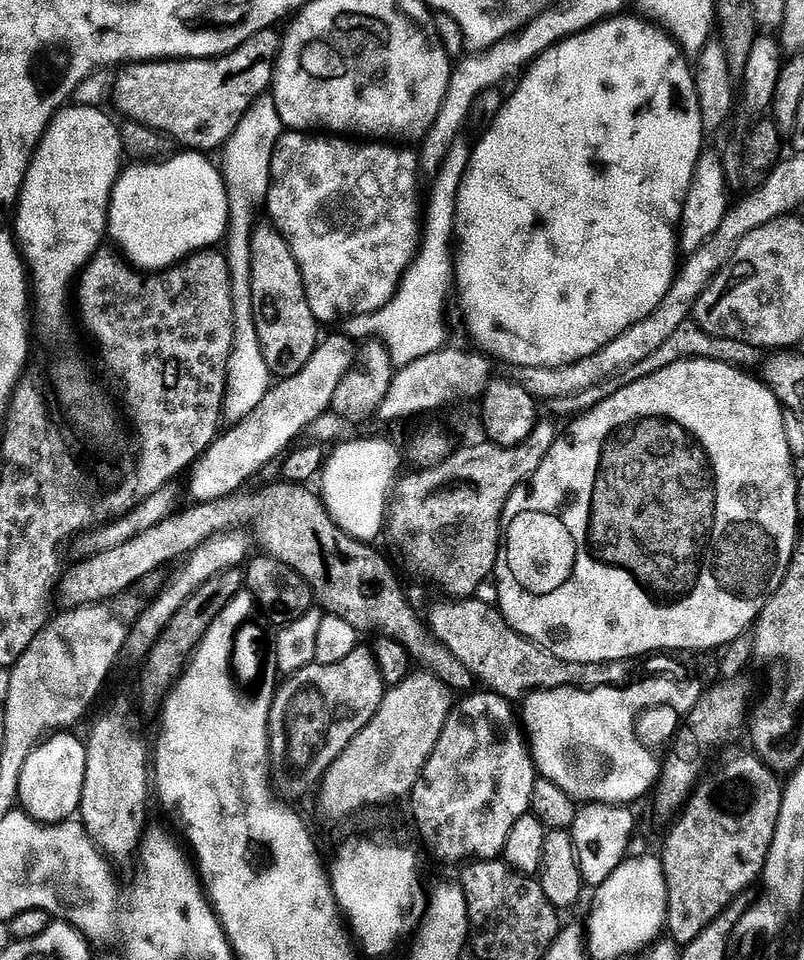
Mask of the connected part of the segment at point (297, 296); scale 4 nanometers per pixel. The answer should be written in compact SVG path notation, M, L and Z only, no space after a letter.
M271 226L257 227L252 236L252 296L257 340L261 344L261 352L265 356L270 372L276 378L297 376L316 352L316 345L322 339L321 325L314 318L310 310L310 302L306 298L304 279L300 273L300 261L294 258L284 237Z

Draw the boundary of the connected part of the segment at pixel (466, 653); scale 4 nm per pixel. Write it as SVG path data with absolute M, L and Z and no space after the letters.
M460 598L455 602L448 602L442 608L436 609L430 620L430 632L440 644L448 650L450 655L460 660L463 669L469 673L473 672L478 679L484 680L485 689L497 692L509 702L516 702L521 699L522 694L533 694L541 689L556 687L574 688L610 688L613 686L624 686L633 679L633 665L626 660L611 660L610 662L566 662L558 658L553 652L548 652L541 648L539 644L534 644L527 640L525 636L520 636L516 631L504 621L499 607L487 604L481 598Z

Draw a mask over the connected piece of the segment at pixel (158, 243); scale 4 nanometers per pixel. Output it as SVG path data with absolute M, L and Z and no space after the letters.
M184 150L179 154L173 155L165 162L155 165L142 165L138 162L133 163L132 168L125 167L120 173L120 179L116 182L116 188L112 191L112 205L108 208L108 232L114 239L120 243L119 251L123 253L125 257L133 265L142 269L145 273L151 274L153 272L163 272L165 268L175 268L177 264L188 259L189 256L203 252L205 250L212 250L217 247L225 239L228 230L229 215L228 215L228 190L224 183L224 177L221 169L211 164L209 157L205 153L197 152L195 150Z

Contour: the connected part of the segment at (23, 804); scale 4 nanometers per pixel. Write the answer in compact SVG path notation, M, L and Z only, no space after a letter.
M52 734L35 748L22 766L19 807L37 824L57 826L80 811L83 783L86 782L87 750L85 741L72 734Z

